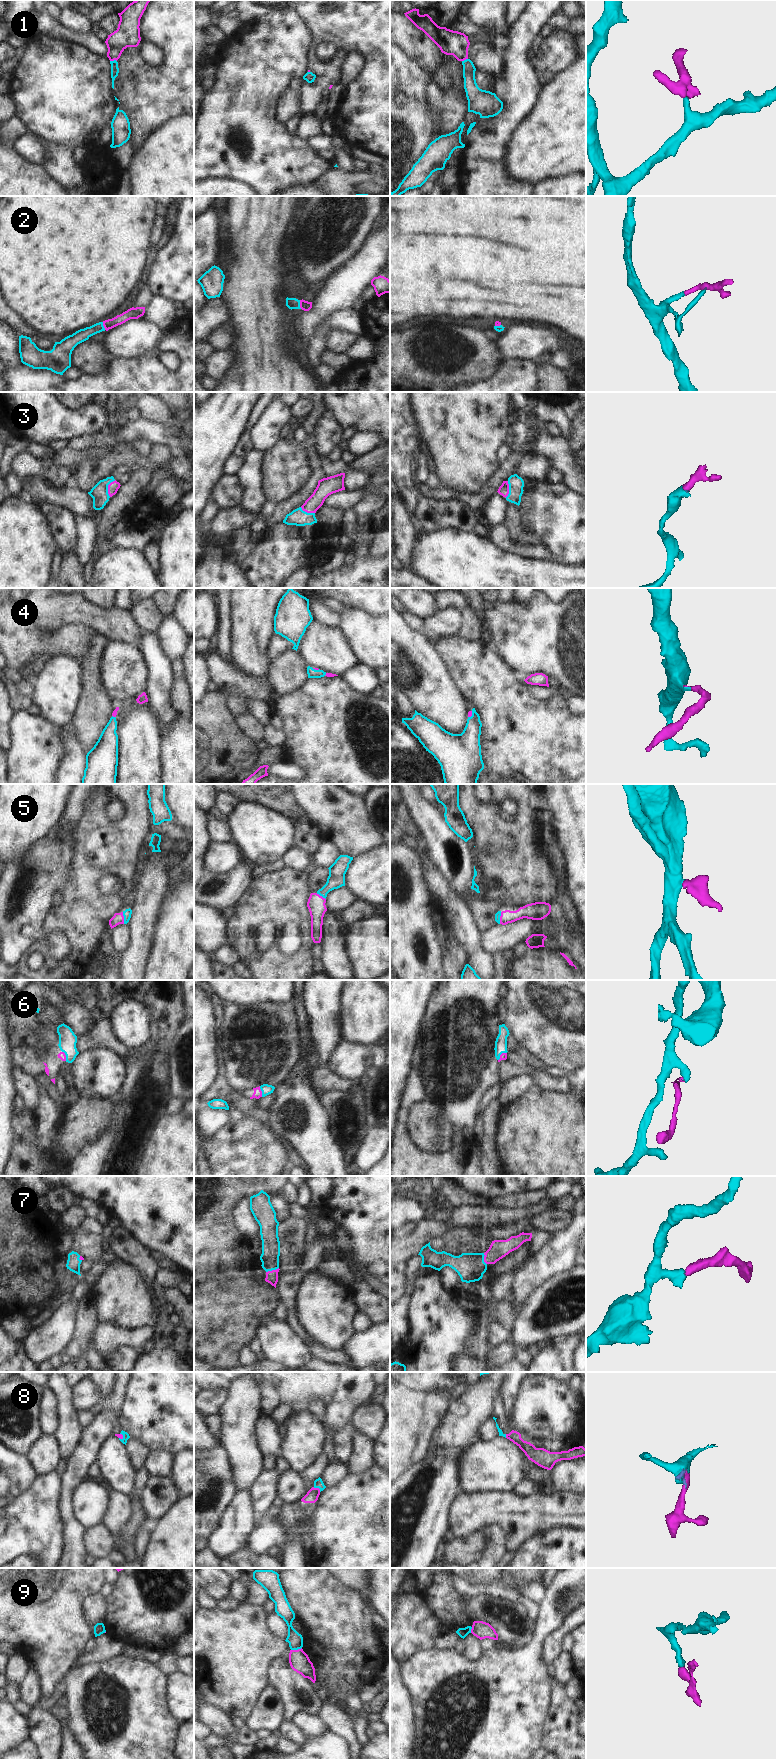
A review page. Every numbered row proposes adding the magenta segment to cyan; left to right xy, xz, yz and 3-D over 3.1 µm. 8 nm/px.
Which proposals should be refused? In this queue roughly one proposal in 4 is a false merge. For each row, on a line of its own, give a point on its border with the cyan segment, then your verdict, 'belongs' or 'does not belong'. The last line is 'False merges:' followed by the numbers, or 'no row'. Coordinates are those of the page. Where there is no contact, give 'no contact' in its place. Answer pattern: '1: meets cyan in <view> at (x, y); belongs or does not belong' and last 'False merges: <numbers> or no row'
1: meets cyan in xy at (114, 60); belongs
2: meets cyan in xz at (299, 304); belongs
3: meets cyan in xy at (107, 487); belongs
4: meets cyan in yz at (472, 715); belongs
5: meets cyan in xy at (124, 918); belongs
6: meets cyan in xz at (261, 1090); belongs
7: meets cyan in xz at (272, 1269); belongs
8: meets cyan in xz at (317, 1487); belongs
9: meets cyan in xz at (296, 1649); belongs
False merges: no row

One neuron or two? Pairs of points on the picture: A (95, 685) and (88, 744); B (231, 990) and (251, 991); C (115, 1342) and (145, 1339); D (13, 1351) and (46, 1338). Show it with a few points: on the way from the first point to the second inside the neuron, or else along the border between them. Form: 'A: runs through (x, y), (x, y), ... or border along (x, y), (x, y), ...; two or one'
A: runs through (93, 700), (93, 712), (89, 719), (88, 729); one
B: runs through (236, 990), (246, 990); one
C: runs through (122, 1339), (138, 1339); one
D: border along (23, 1342), (27, 1353), (35, 1361); two

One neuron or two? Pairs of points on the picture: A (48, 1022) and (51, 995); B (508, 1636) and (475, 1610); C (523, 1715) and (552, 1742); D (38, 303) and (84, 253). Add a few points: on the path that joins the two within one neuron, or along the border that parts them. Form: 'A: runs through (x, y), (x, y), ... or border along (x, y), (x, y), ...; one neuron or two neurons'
A: border along (41, 999), (54, 1006), (64, 1022); two neurons
B: runs through (501, 1627), (484, 1611); one neuron
C: border along (548, 1709), (543, 1724), (540, 1746); two neurons
D: runs through (50, 291), (58, 283), (59, 278), (72, 265); one neuron

